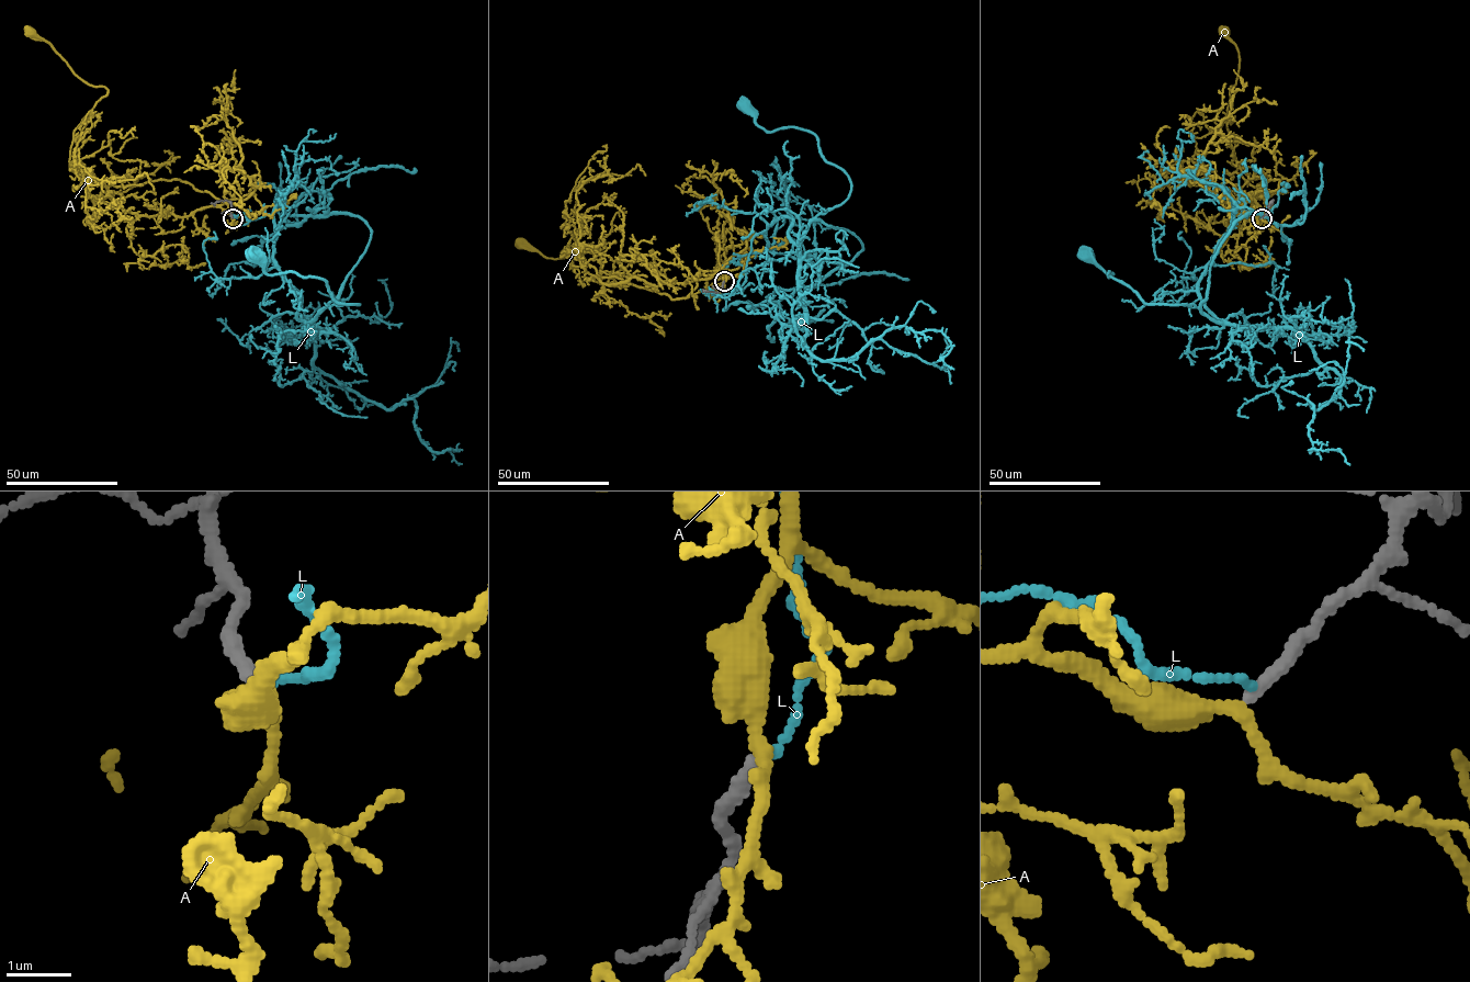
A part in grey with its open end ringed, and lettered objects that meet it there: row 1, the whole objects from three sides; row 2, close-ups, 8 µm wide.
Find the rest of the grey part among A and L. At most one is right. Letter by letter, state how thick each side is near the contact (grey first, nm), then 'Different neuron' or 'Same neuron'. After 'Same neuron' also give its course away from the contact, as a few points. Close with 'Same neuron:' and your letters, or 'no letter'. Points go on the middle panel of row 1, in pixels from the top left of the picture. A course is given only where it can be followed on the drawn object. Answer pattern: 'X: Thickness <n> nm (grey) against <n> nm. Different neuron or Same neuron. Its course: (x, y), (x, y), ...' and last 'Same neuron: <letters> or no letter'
A: Thickness 200 nm (grey) against 240 nm. Same neuron. Its course: (724, 281), (721, 268), (605, 284), (574, 248), (561, 256), (599, 249), (552, 259), (519, 244)
L: Thickness 220 nm (grey) against 110 nm. Different neuron
Same neuron: A

